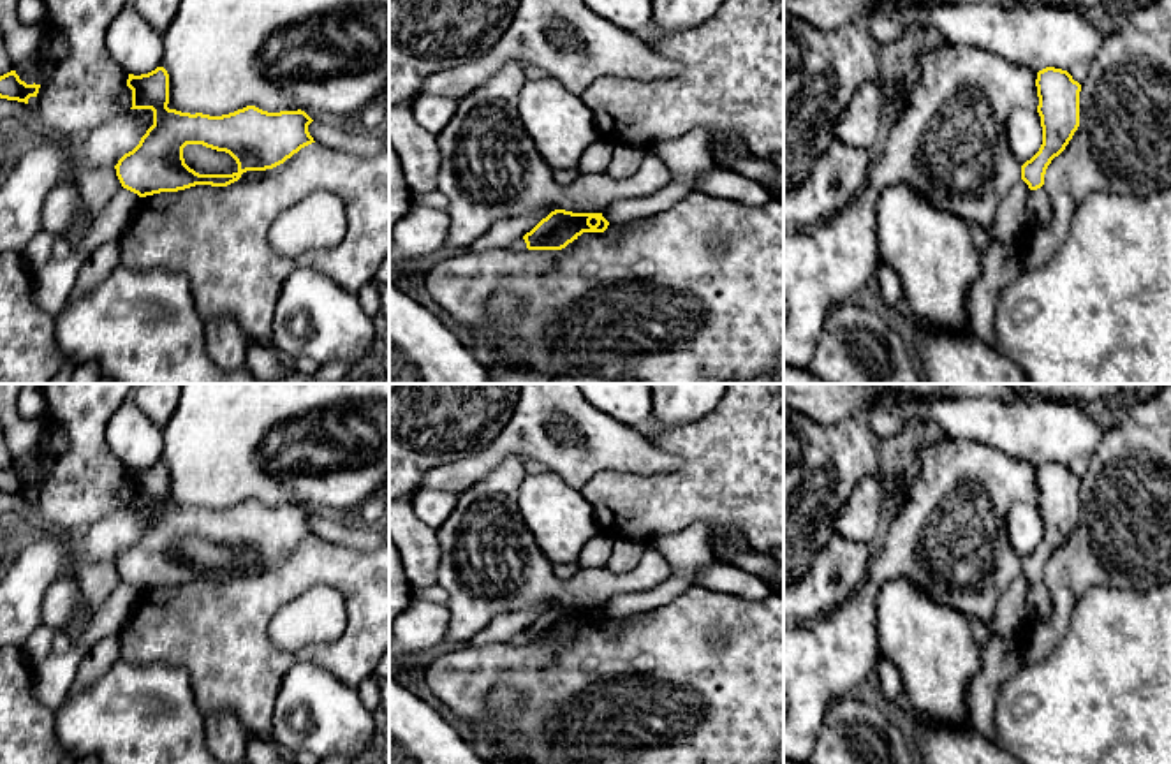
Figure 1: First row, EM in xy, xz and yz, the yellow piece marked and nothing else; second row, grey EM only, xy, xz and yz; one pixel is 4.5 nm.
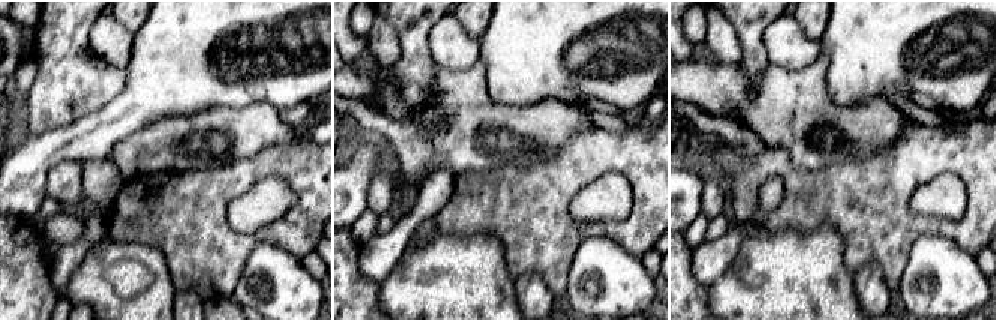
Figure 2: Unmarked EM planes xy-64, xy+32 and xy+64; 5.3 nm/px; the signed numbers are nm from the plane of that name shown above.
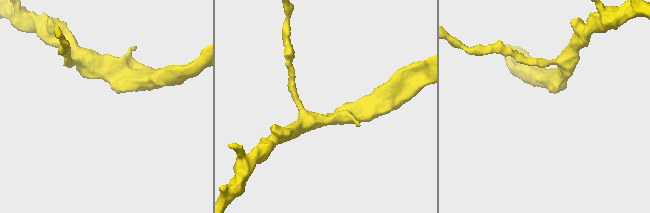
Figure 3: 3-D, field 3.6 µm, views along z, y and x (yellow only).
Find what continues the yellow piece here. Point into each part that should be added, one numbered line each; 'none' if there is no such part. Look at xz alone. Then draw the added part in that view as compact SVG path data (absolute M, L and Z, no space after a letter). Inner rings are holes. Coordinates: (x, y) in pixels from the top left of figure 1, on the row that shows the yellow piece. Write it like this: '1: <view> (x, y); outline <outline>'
none

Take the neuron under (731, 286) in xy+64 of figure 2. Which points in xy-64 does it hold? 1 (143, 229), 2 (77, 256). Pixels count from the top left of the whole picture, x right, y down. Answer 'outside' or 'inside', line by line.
1: outside
2: outside

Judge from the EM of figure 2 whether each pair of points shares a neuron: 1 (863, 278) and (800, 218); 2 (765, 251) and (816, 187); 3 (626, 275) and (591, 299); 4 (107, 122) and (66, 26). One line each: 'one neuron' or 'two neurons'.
1: two neurons
2: two neurons
3: one neuron
4: two neurons

